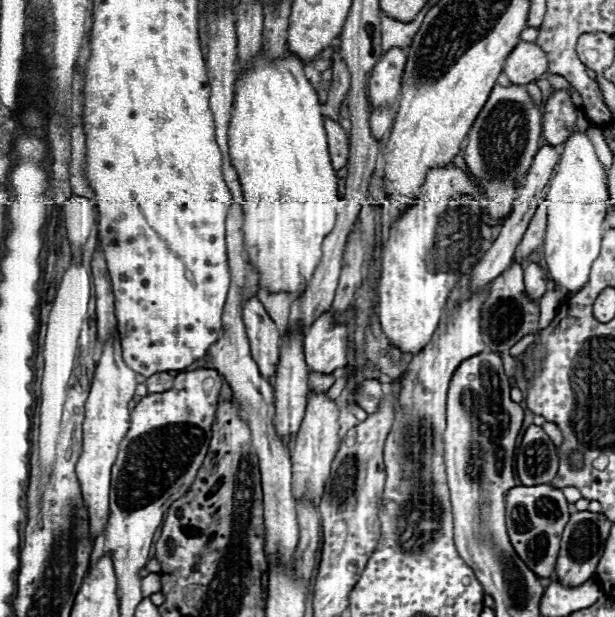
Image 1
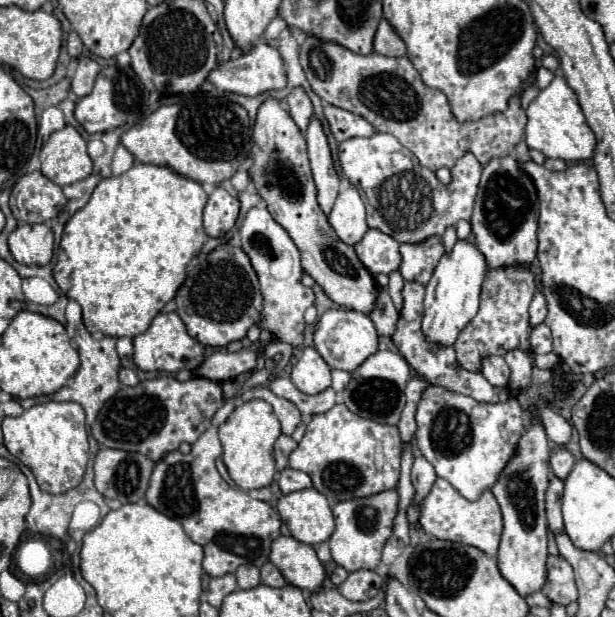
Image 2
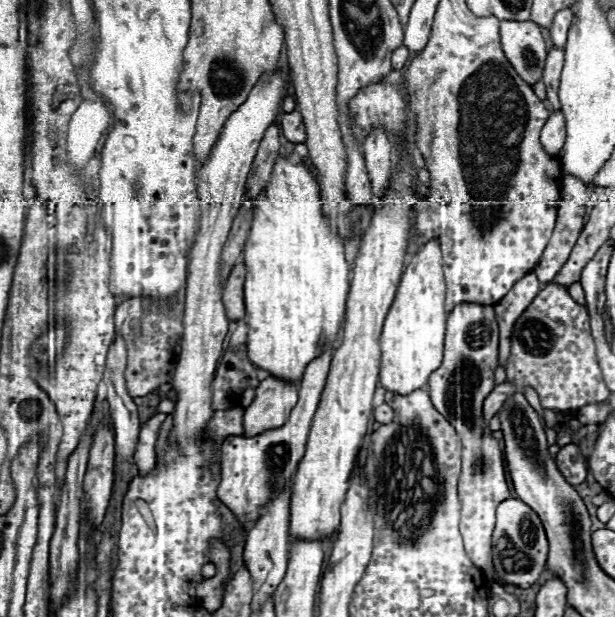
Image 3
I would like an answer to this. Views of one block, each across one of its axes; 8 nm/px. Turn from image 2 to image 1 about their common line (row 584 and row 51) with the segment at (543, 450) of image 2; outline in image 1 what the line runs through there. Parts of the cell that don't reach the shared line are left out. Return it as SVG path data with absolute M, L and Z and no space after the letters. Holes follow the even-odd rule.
M520 42L508 56L504 74L514 82L514 84L528 84L542 76L548 70L548 60L546 54L536 46L528 42Z

